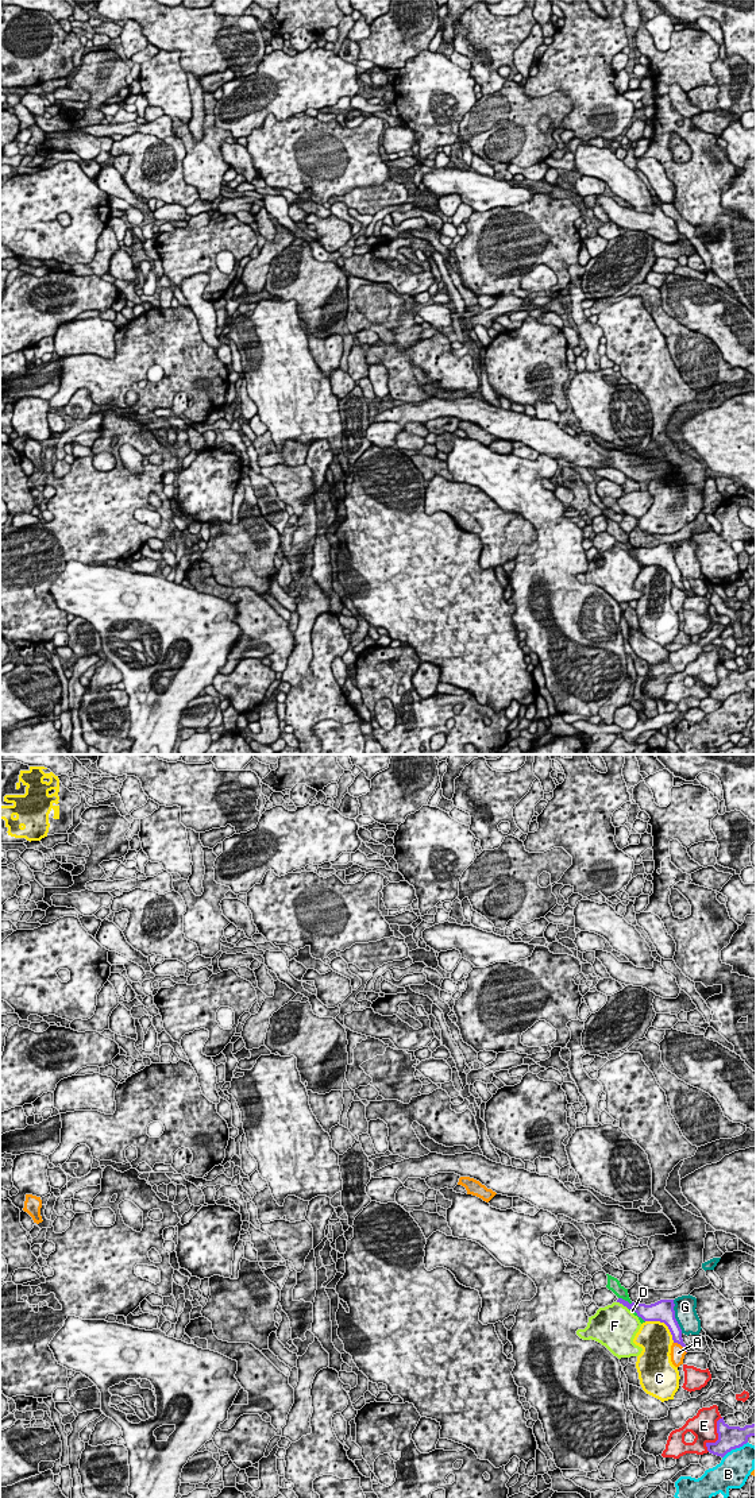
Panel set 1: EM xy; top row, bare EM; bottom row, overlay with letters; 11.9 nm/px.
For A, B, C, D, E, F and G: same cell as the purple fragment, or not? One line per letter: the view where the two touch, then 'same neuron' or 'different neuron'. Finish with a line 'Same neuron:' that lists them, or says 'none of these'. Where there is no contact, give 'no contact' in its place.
A: contact in xy; different neuron
B: contact in xy; different neuron
C: contact in xy; different neuron
D: contact in xy; different neuron
E: contact in xy; different neuron
F: contact in xy; different neuron
G: contact in xy; different neuron
Same neuron: none of these

